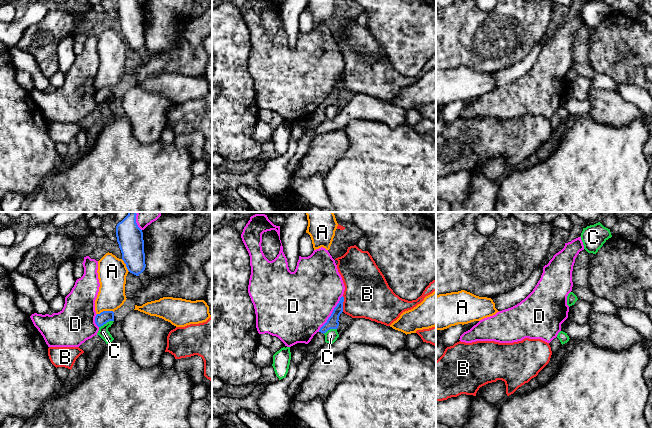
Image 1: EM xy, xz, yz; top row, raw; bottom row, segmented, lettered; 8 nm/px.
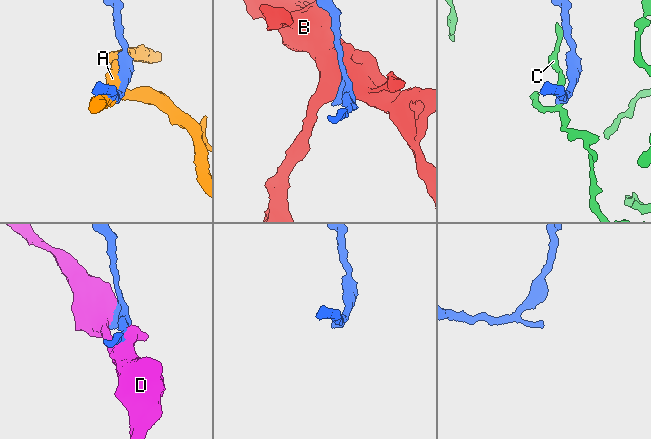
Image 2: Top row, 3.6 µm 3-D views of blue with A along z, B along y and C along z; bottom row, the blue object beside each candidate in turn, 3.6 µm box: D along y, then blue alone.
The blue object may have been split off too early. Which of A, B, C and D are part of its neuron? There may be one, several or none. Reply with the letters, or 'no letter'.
no letter

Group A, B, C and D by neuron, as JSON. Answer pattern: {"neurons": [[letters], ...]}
{"neurons": [["A"], ["B"], ["C"], ["D"]]}

